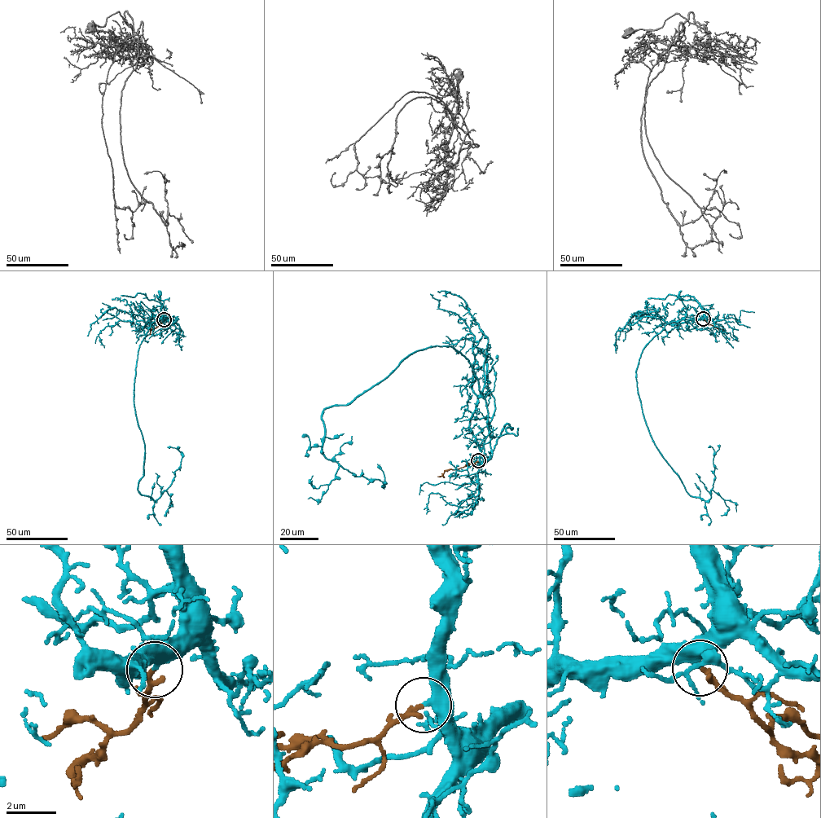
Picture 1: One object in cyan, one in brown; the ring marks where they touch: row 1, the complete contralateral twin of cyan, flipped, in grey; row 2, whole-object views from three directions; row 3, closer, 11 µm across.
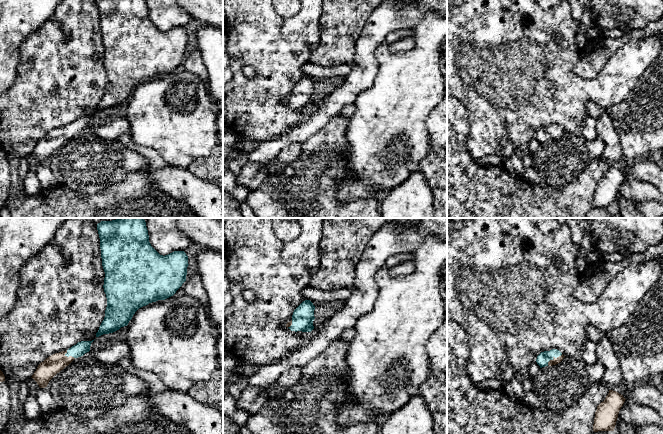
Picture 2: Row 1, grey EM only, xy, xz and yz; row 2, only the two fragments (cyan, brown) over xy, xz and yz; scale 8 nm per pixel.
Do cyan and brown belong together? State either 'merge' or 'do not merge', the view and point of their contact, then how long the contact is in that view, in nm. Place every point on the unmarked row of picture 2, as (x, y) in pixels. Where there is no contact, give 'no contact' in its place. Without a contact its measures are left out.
merge; meets cyan in yz at (554, 132); contact 150 nm long

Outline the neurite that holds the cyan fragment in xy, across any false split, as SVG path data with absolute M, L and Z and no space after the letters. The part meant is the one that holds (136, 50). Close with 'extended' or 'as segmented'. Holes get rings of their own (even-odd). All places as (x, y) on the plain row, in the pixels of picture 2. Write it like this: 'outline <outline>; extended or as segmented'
outline M97 0L97 6L107 74L105 93L96 109L99 113L127 102L139 84L173 72L186 57L189 40L184 27L160 31L149 18L146 0Z; as segmented

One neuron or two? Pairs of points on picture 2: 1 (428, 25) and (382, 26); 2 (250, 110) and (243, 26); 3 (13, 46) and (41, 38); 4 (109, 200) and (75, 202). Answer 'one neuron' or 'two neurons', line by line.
1: two neurons
2: one neuron
3: two neurons
4: one neuron

